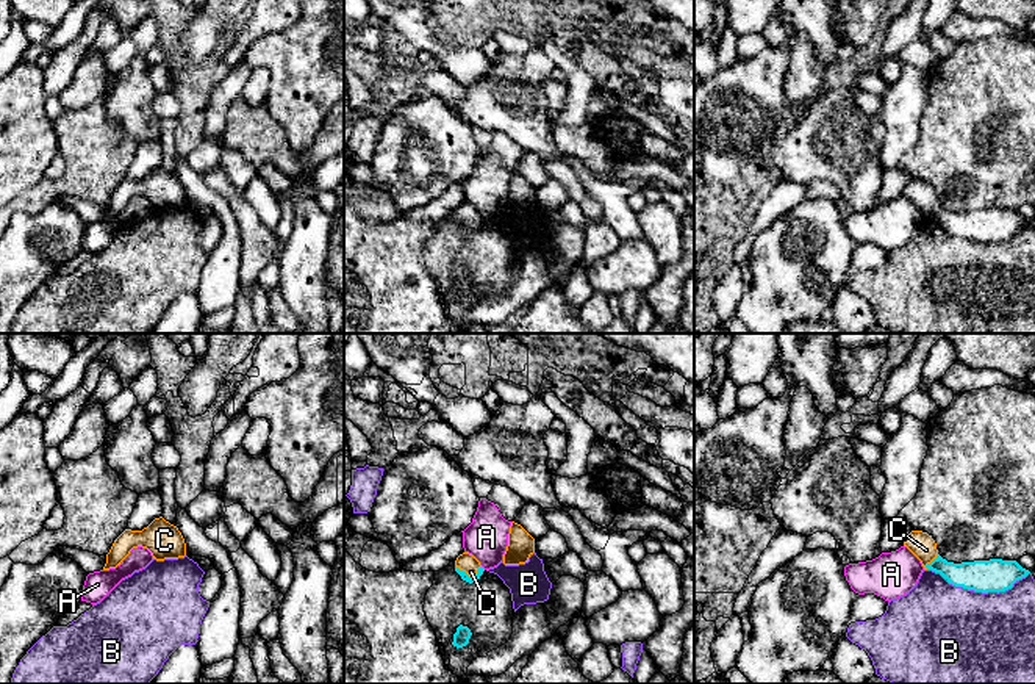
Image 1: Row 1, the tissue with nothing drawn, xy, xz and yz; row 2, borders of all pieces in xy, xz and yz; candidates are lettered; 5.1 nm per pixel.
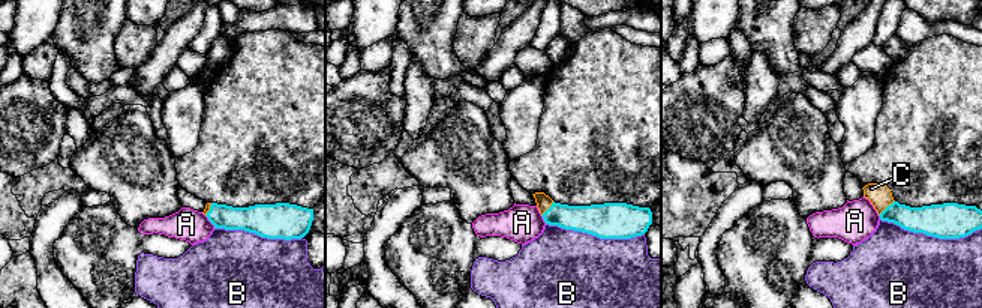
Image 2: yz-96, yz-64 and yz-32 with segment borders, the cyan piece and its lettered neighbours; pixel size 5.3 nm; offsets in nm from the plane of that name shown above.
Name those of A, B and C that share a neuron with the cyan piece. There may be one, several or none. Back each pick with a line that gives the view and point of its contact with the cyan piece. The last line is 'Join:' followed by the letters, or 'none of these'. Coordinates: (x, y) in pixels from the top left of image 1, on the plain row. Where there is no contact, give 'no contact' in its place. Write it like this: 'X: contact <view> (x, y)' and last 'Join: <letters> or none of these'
C: contact xz (466, 223)
Join: C

